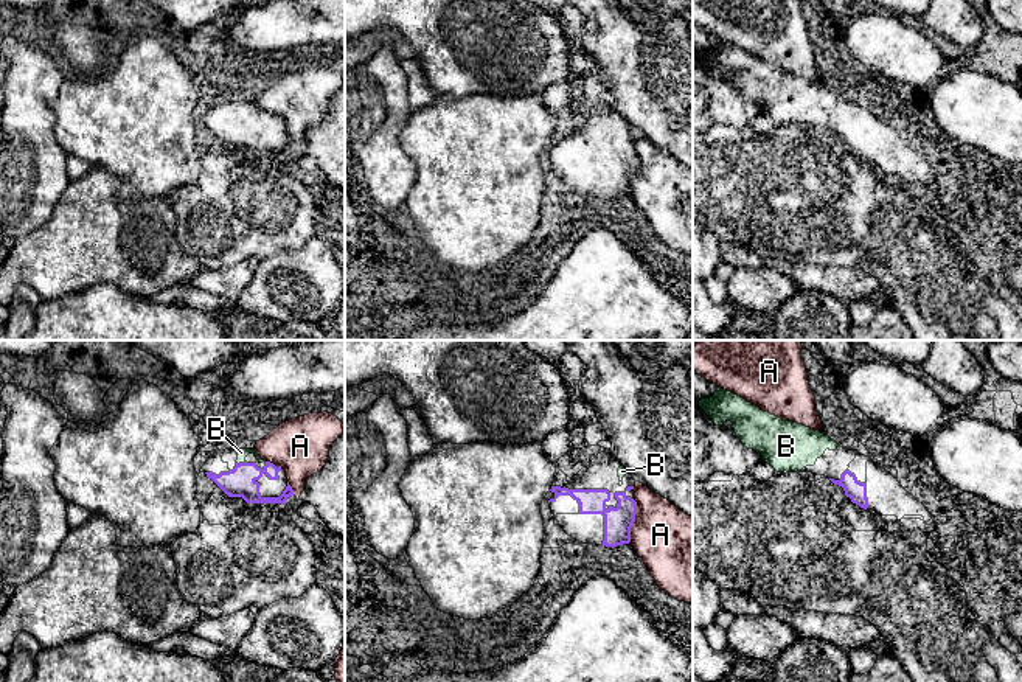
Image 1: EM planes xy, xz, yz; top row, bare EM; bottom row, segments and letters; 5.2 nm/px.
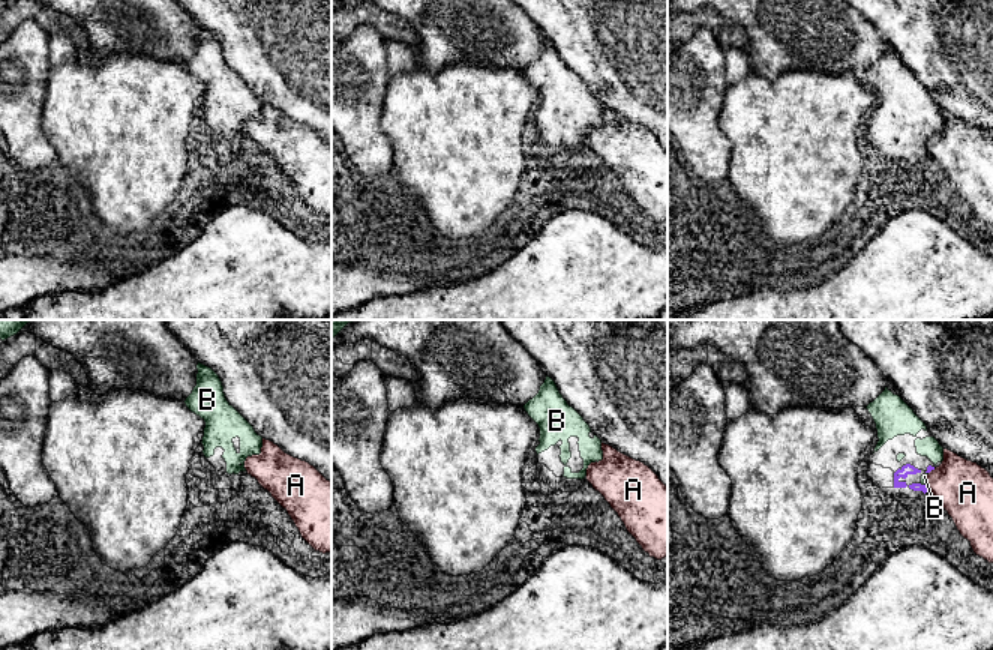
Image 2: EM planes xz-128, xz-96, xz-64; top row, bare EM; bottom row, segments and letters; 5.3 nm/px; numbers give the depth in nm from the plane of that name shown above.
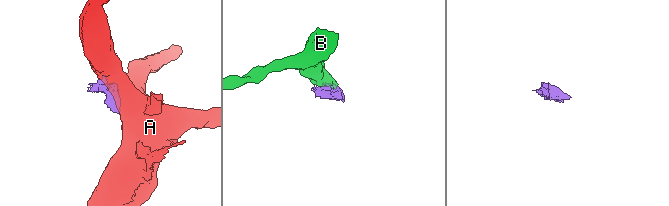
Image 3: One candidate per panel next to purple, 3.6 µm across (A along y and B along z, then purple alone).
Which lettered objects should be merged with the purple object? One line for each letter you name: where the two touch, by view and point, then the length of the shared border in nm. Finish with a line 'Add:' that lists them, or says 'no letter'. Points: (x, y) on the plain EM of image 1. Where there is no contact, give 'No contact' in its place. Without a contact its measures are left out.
B: Touches purple at xy (241, 115). Shared border 60 nm
Add: B

